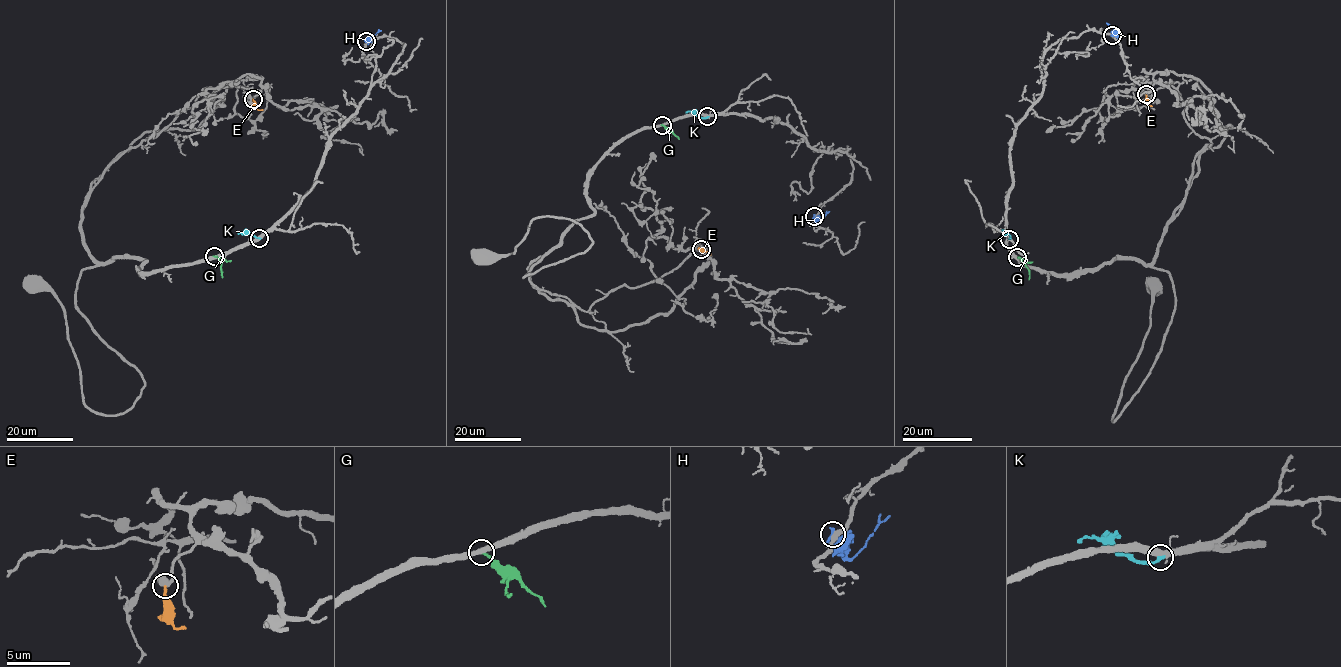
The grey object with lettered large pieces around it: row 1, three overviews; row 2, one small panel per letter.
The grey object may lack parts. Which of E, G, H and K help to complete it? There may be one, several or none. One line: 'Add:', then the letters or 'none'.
Add: E

